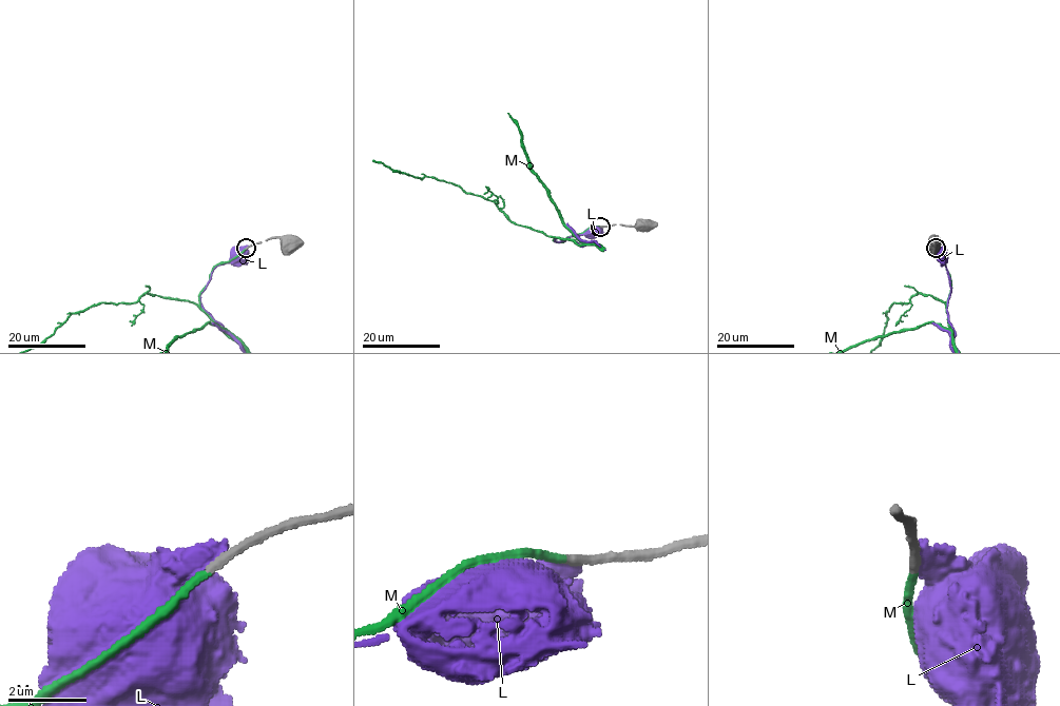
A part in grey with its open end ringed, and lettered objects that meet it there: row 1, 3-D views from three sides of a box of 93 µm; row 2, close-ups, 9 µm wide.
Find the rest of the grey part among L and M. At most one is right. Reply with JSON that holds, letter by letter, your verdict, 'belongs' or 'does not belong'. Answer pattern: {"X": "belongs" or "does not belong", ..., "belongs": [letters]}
{"L": "does not belong", "M": "belongs", "belongs": ["M"]}

